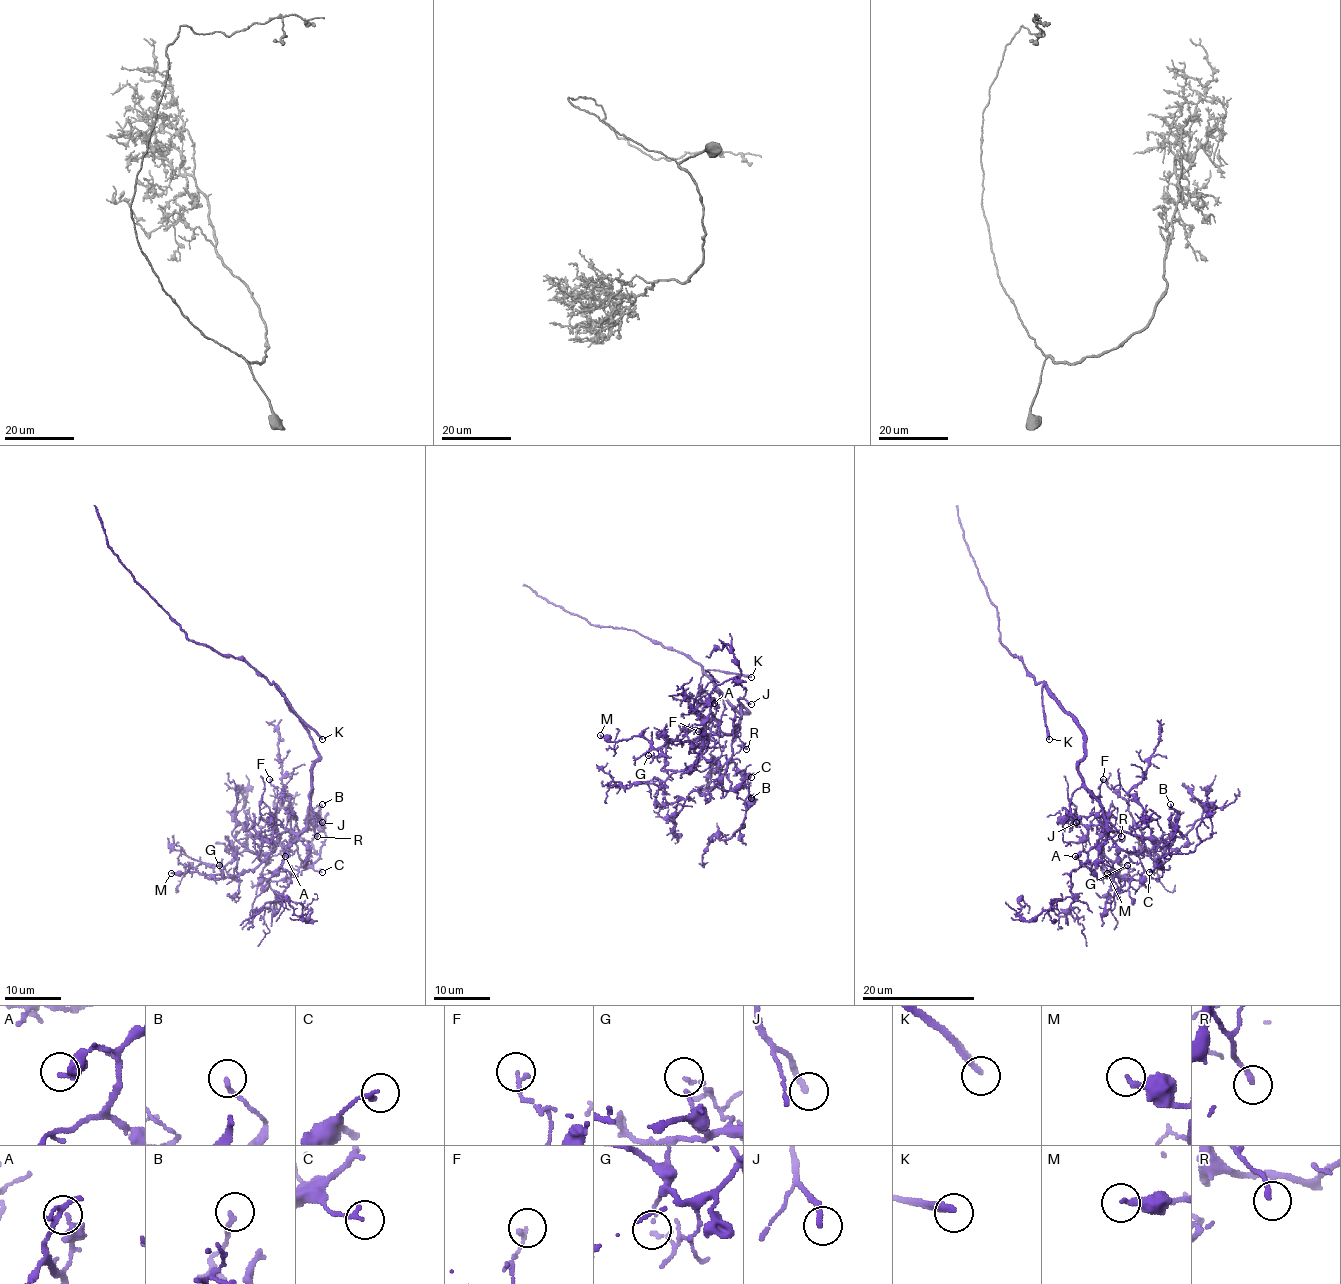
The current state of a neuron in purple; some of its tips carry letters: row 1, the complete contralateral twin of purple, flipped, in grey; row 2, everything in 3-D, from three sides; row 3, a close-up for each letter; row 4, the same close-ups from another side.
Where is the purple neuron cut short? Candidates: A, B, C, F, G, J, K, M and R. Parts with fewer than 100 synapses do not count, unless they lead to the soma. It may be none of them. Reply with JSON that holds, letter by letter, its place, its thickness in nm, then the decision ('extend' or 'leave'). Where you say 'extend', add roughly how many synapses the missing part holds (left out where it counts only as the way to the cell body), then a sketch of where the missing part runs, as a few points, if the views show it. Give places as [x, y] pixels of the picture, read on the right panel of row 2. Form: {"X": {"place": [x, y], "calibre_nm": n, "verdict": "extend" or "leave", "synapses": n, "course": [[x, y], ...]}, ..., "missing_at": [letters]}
{"A": {"place": [1075, 856], "calibre_nm": 320, "verdict": "leave"}, "B": {"place": [1170, 804], "calibre_nm": 150, "verdict": "leave"}, "C": {"place": [1149, 872], "calibre_nm": 170, "verdict": "leave"}, "F": {"place": [1103, 779], "calibre_nm": 160, "verdict": "leave"}, "G": {"place": [1127, 865], "calibre_nm": 140, "verdict": "leave"}, "J": {"place": [1076, 822], "calibre_nm": 240, "verdict": "extend", "synapses": 170}, "K": {"place": [1049, 739], "calibre_nm": 220, "verdict": "extend", "course": [[1049, 739], [1048, 749], [1058, 783]]}, "M": {"place": [1107, 873], "calibre_nm": 280, "verdict": "leave"}, "R": {"place": [1121, 836], "calibre_nm": 180, "verdict": "leave"}, "missing_at": ["J", "K"]}

